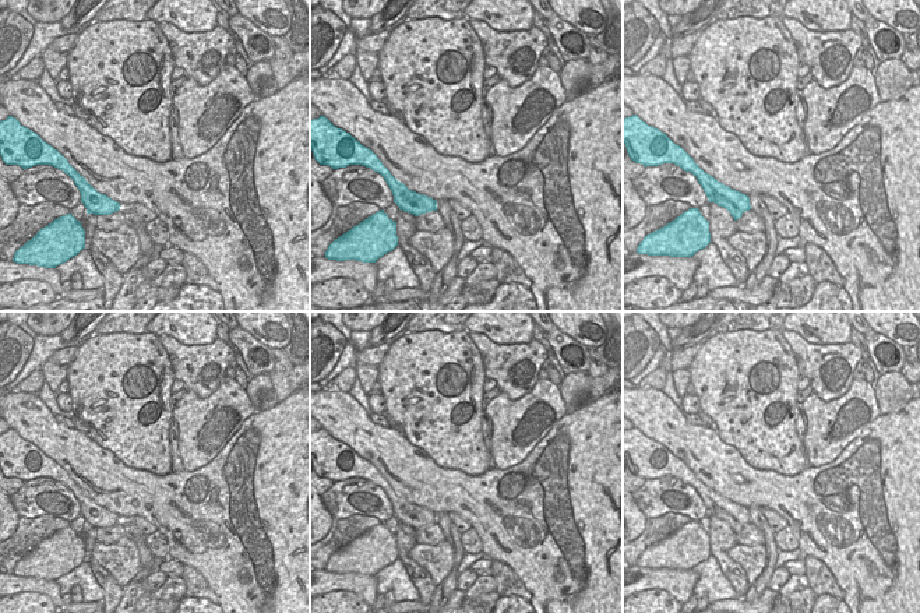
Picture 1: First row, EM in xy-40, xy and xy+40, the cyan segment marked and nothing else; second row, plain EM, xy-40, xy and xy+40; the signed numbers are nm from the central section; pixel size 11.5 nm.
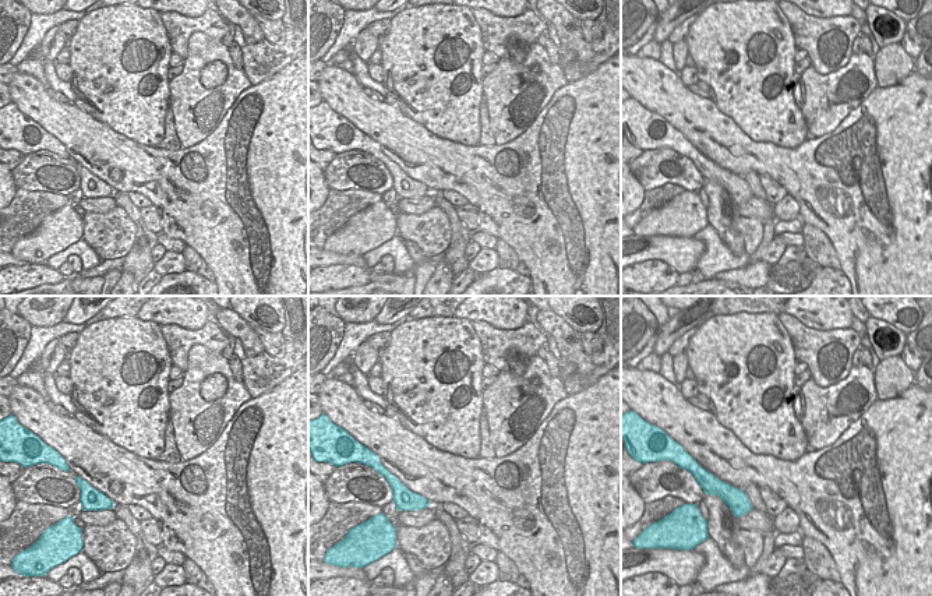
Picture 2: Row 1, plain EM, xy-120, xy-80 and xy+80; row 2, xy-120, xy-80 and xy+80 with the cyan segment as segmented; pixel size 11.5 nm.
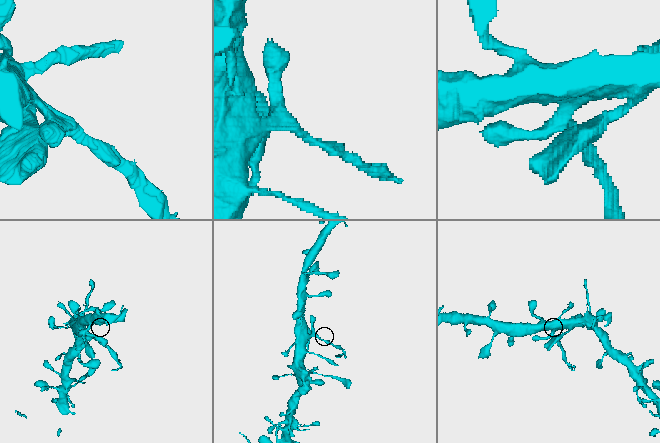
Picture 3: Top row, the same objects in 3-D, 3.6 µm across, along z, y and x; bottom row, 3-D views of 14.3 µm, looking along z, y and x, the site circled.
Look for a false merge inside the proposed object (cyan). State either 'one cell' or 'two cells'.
two cells

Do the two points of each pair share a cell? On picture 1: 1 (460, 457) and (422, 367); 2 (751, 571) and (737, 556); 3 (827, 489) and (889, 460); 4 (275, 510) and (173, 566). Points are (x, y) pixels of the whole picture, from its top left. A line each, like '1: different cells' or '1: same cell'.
1: same cell
2: same cell
3: same cell
4: different cells

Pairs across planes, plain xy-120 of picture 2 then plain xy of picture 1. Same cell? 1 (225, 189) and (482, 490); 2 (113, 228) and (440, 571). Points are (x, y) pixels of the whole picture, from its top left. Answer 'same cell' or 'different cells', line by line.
1: same cell
2: same cell

